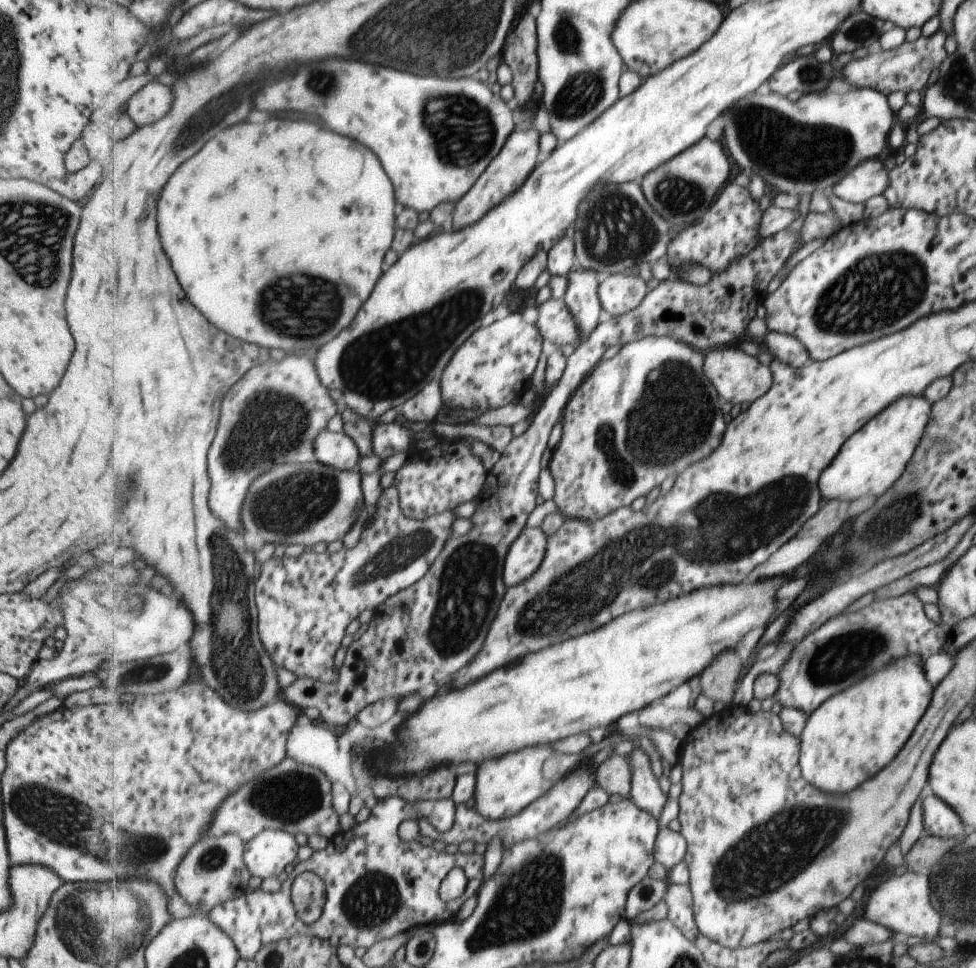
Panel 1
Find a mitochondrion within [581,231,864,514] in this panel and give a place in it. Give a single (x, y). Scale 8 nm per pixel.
(673, 412)

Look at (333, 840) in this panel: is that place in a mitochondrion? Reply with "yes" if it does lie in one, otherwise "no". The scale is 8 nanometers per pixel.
no

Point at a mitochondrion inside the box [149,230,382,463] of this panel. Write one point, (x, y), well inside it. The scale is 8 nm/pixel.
(304, 307)

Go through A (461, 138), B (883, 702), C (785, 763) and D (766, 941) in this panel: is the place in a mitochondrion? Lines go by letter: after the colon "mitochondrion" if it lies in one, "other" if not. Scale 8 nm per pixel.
A: mitochondrion
B: other
C: other
D: other

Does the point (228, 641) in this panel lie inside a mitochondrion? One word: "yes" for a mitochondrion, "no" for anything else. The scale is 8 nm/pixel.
yes

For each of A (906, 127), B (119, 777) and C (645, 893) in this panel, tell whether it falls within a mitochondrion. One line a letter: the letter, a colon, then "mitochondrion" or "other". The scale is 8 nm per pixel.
A: other
B: other
C: other

